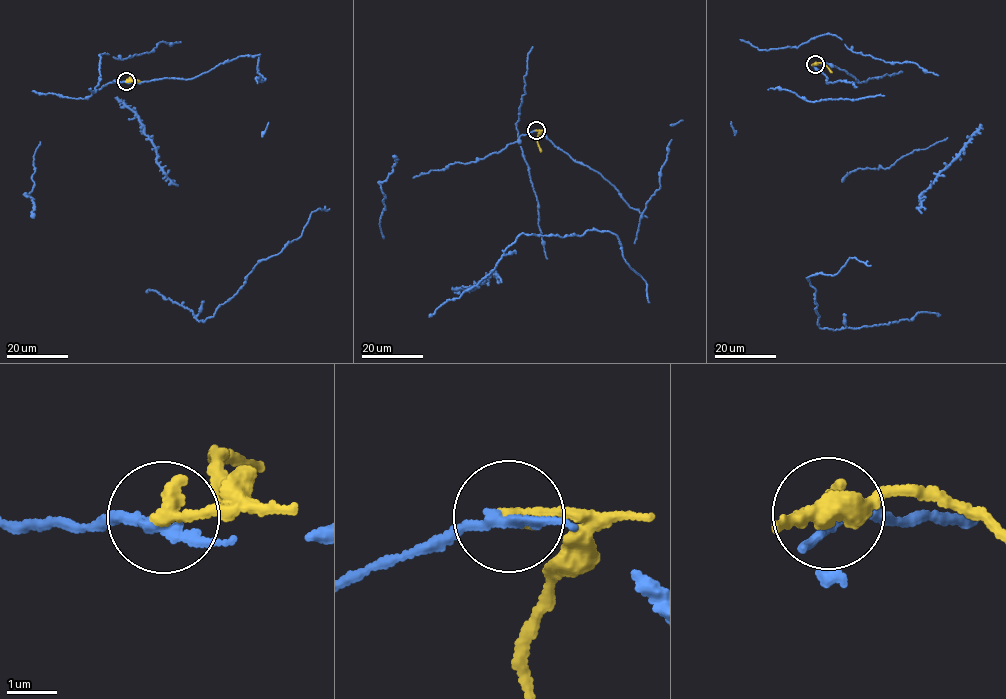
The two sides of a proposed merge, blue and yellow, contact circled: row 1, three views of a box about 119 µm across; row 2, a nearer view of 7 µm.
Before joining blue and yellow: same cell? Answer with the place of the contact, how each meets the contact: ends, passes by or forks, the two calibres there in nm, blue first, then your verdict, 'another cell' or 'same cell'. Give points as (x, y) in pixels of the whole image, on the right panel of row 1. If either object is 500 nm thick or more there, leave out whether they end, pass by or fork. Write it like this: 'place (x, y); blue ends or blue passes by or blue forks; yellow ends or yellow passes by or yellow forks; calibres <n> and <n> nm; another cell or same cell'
place (815, 64); blue passes by; yellow ends; calibres 190 and 320 nm; another cell

